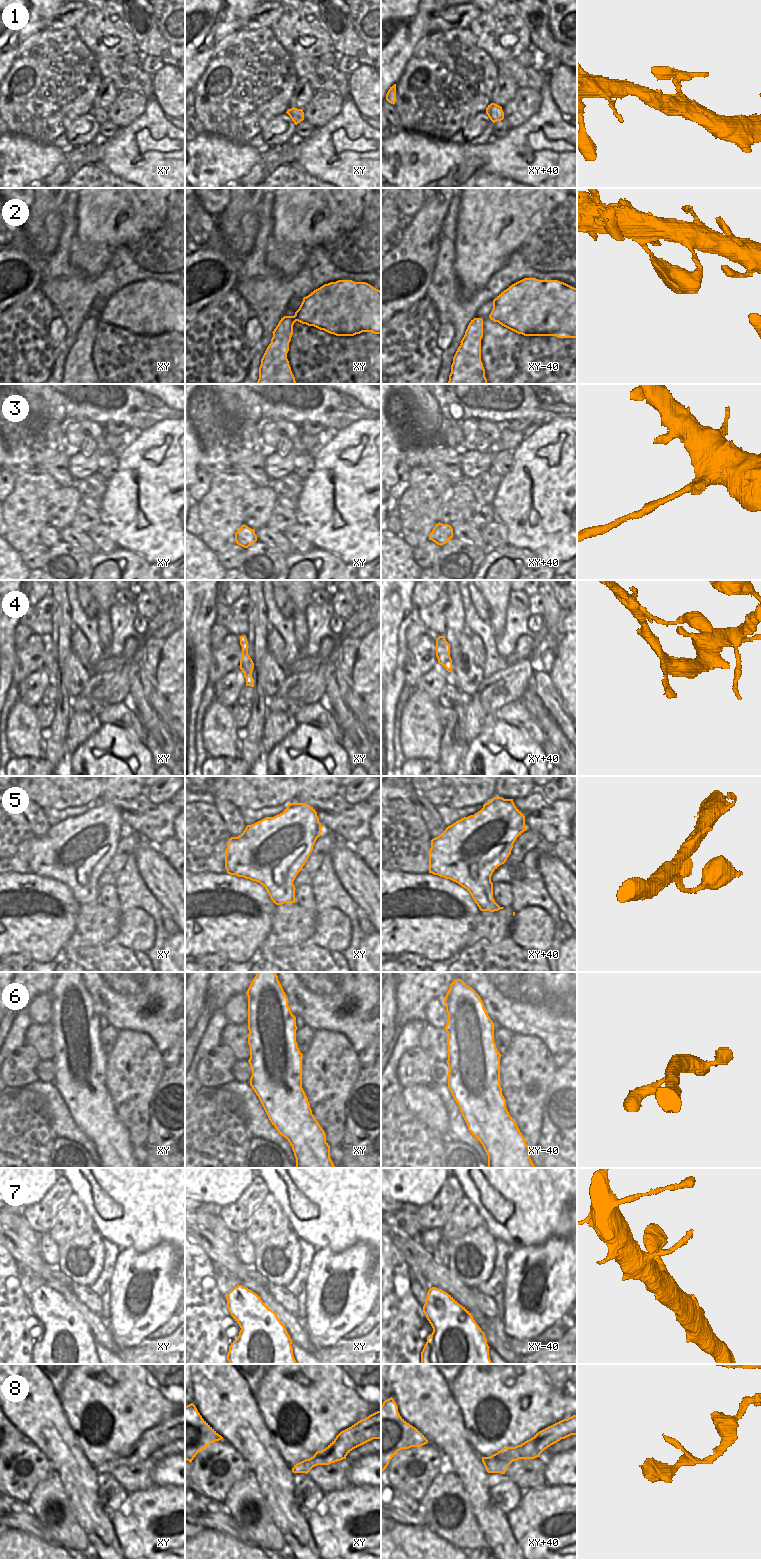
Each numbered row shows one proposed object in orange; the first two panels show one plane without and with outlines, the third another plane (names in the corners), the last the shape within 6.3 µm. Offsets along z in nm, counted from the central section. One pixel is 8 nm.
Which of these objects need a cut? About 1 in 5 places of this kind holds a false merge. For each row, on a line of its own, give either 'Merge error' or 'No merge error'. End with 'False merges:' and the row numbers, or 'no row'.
1: No merge error
2: No merge error
3: Merge error
4: No merge error
5: No merge error
6: No merge error
7: No merge error
8: No merge error
False merges: 3

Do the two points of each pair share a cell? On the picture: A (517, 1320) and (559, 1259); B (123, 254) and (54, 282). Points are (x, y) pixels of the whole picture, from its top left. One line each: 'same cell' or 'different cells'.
A: same cell
B: same cell

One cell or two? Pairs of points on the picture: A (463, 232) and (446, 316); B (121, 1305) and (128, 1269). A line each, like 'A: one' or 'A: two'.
A: two
B: one

